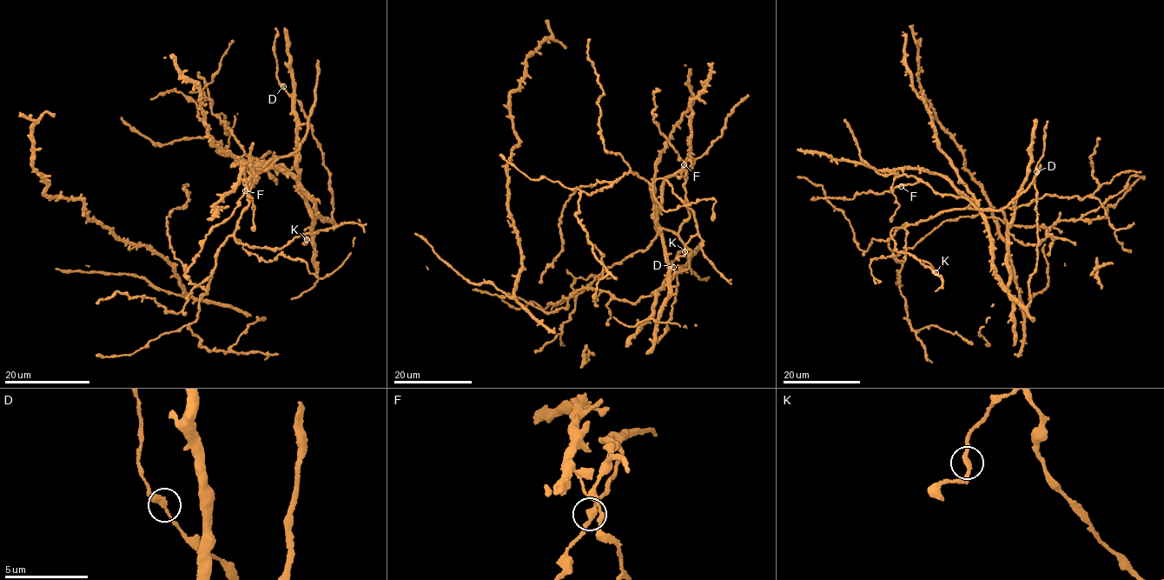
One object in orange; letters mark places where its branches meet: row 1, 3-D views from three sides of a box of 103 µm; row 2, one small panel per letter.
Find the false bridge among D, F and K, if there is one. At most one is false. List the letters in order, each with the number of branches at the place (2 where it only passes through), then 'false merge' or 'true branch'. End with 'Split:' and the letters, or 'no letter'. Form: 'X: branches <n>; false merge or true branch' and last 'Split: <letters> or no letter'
D: branches 2; true branch
F: branches 2; true branch
K: branches 2; true branch
Split: no letter

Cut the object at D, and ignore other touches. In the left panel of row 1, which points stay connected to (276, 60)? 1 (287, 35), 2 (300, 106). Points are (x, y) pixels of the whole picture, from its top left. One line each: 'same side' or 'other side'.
1: other side
2: same side

